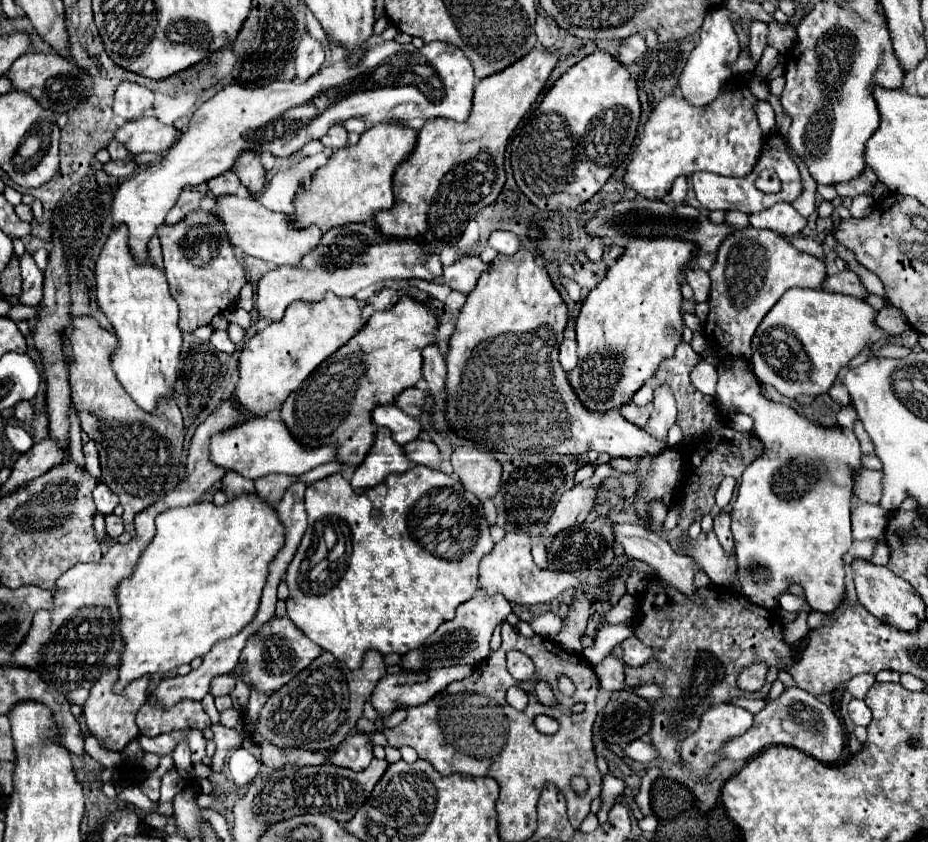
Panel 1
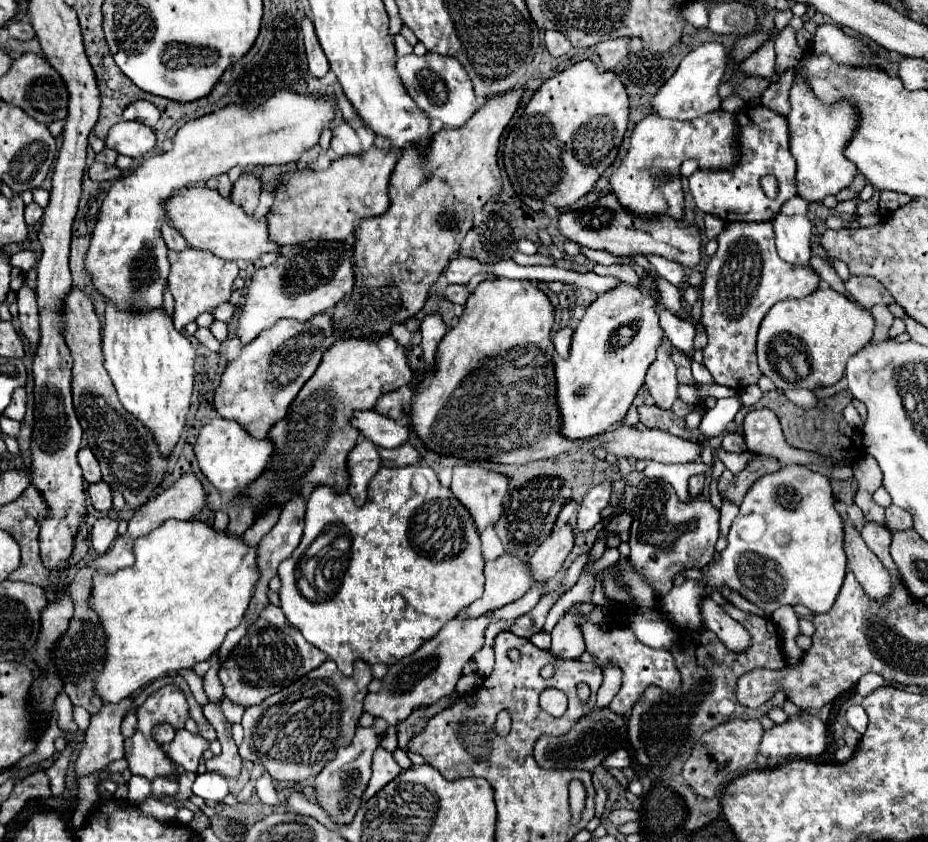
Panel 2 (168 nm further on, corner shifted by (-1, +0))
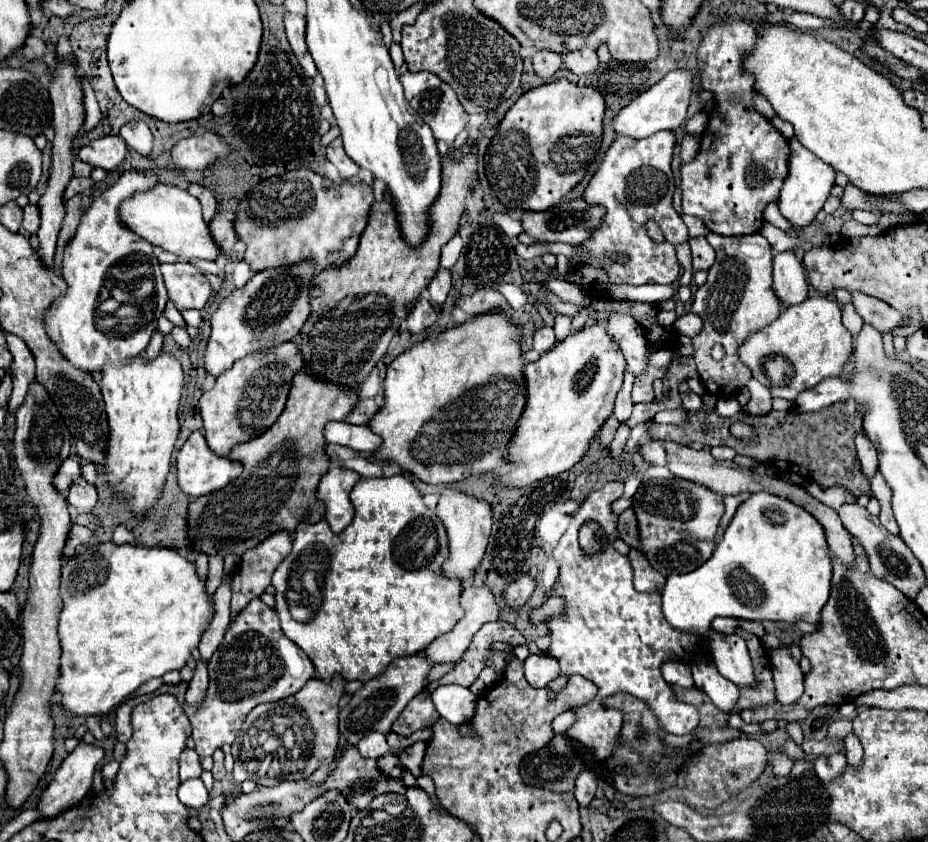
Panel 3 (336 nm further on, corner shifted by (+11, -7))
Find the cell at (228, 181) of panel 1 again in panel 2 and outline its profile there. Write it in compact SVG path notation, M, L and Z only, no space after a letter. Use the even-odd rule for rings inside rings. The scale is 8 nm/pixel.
M227 175L213 177L213 179L209 179L205 185L207 185L209 189L217 189L223 197L229 197L229 195L231 195L231 189L233 189L233 185L231 185L231 181L229 181Z

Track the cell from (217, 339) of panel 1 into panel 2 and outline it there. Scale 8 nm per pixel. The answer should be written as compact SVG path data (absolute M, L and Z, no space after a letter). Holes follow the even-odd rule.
M199 329L199 331L195 333L195 337L197 337L207 349L211 349L211 351L219 351L219 349L221 349L221 341L217 341L209 329Z

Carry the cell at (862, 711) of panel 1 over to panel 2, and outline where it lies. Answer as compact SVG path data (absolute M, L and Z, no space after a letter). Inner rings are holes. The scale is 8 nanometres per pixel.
M851 705L847 709L847 723L857 731L857 733L865 733L867 729L867 713L861 705Z

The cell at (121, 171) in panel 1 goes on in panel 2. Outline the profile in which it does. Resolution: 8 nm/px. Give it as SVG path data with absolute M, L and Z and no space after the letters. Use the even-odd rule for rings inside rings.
M95 161L89 167L89 177L93 181L113 181L113 179L121 177L121 169L117 169L117 165L107 165L107 163Z

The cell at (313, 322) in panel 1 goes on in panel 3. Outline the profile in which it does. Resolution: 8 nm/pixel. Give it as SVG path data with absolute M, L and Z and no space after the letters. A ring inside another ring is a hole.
M285 342L265 352L253 352L235 362L233 368L215 380L215 386L205 392L199 402L207 446L215 454L227 456L235 444L249 442L269 430L283 412L291 380L301 368L303 358L295 342Z

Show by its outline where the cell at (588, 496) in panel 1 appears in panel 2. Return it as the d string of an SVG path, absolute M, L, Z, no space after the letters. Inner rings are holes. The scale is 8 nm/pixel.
M563 523L559 529L553 529L551 535L539 545L535 555L529 559L535 581L551 579L561 569L573 545L575 545L575 535L569 523Z

